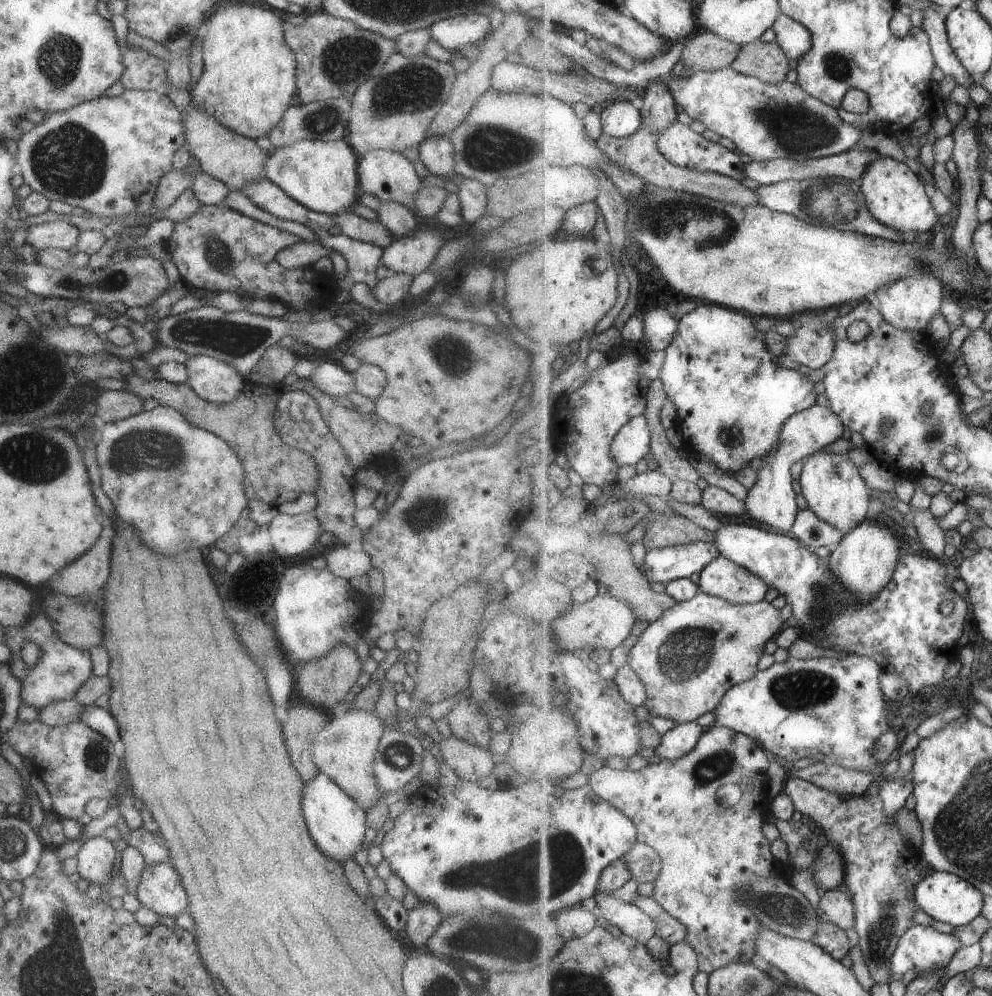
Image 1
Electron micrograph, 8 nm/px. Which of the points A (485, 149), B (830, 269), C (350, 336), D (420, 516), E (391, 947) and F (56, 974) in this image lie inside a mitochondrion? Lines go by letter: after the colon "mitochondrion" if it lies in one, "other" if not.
A: mitochondrion
B: other
C: other
D: mitochondrion
E: other
F: mitochondrion

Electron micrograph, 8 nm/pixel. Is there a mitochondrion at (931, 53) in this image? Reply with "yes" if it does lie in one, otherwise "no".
no

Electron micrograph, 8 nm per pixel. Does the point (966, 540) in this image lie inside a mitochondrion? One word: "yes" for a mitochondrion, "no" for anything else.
no

